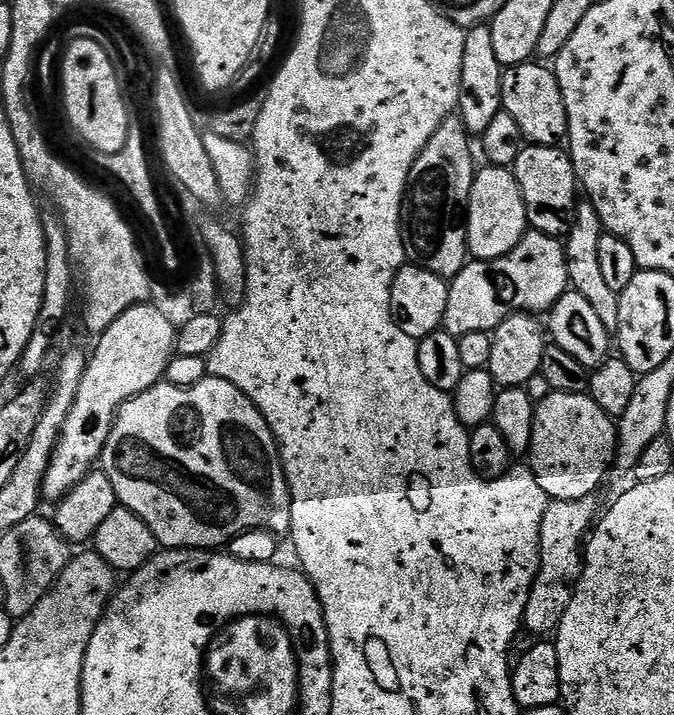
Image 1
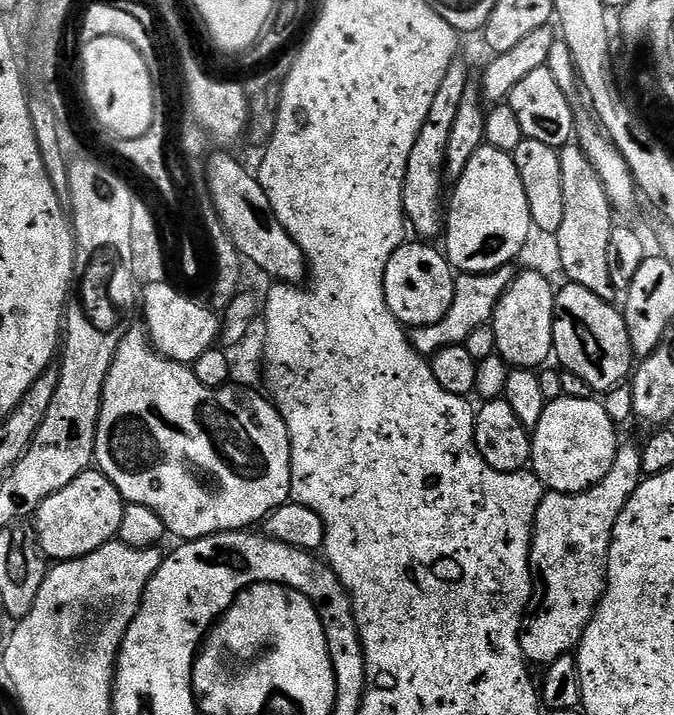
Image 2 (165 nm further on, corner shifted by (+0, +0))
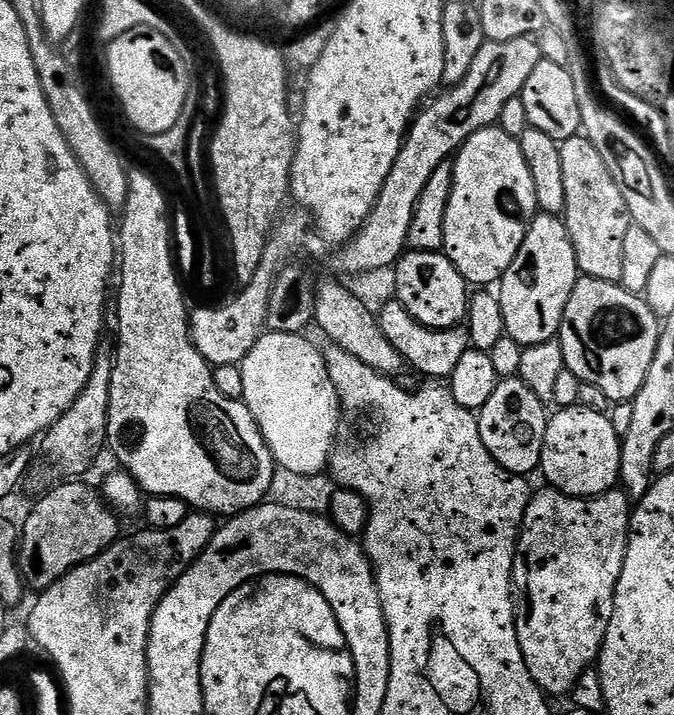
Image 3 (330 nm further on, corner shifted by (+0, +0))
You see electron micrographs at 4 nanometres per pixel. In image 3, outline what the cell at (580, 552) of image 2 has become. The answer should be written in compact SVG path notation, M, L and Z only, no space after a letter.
M545 487L545 492L537 491L528 502L528 509L520 523L516 555L518 559L512 565L514 577L514 599L516 601L516 633L518 646L522 650L522 658L526 662L526 670L530 670L532 681L539 686L540 691L552 696L567 697L578 682L578 678L586 669L593 667L599 661L600 651L606 638L606 630L610 626L610 618L614 610L614 594L618 586L618 578L622 574L622 566L628 549L628 526L630 523L630 497L623 490L609 490L601 496L565 496L555 488Z

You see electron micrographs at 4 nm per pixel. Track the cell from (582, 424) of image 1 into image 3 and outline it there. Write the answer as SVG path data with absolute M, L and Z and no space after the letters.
M579 406L553 411L546 426L539 471L565 496L601 496L617 487L621 439L603 411Z

